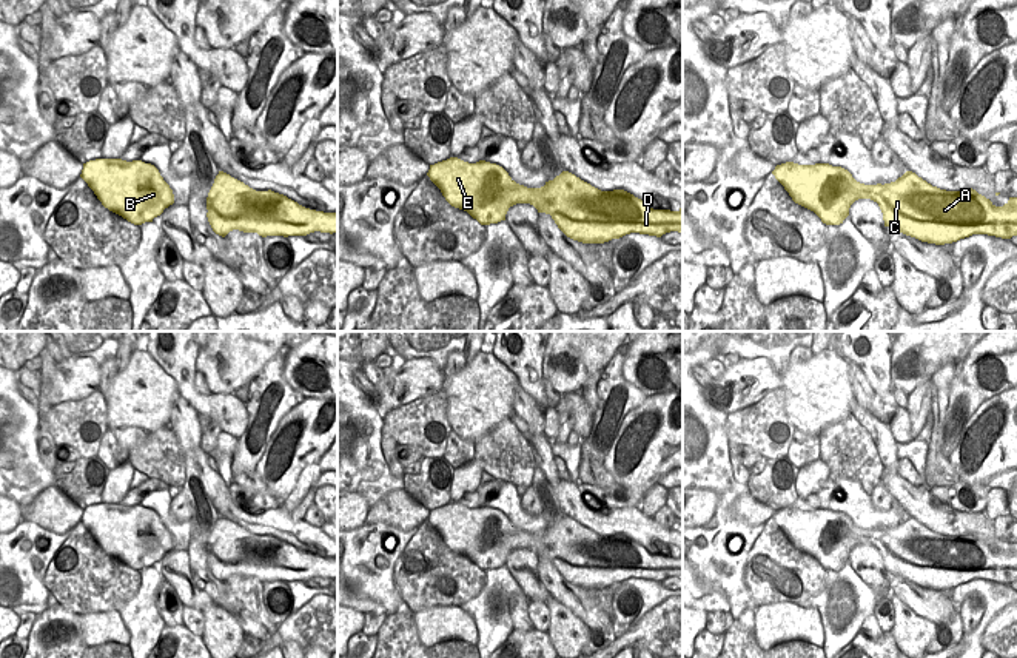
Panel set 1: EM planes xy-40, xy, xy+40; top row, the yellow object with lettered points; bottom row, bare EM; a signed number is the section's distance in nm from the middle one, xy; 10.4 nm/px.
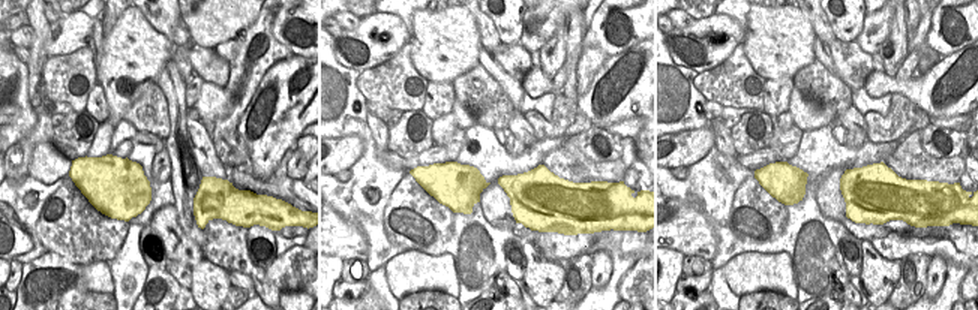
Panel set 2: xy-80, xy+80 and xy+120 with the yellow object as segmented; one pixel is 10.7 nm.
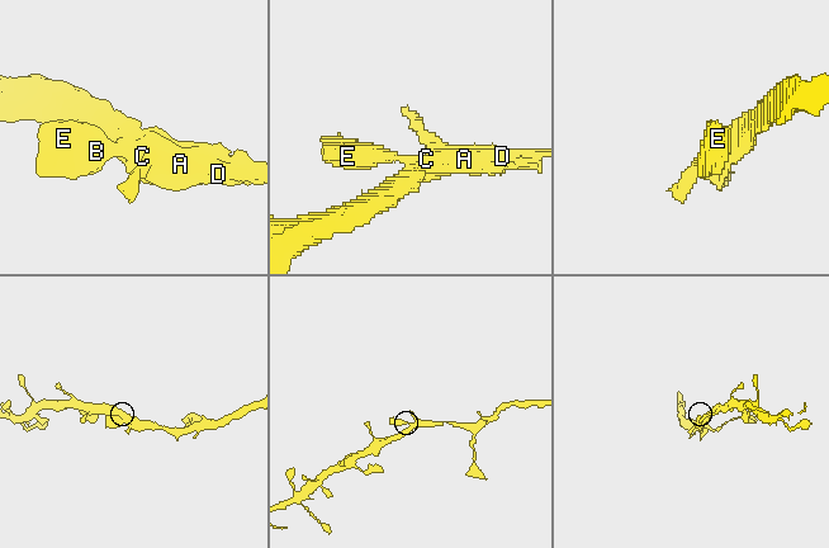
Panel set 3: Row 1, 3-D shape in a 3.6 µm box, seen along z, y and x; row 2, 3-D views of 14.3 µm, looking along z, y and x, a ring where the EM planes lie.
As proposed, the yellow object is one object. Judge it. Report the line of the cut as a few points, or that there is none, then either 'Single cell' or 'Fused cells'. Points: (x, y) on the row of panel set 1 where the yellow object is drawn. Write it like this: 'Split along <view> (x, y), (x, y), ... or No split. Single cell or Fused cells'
No split. Single cell

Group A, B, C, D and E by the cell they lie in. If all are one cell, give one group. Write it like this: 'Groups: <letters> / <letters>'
Groups: A B C D E

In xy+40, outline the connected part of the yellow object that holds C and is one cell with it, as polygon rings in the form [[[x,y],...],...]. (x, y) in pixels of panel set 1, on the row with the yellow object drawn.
[[[786,162],[772,171],[792,200],[814,211],[823,223],[840,225],[858,199],[878,203],[884,227],[921,242],[945,245],[972,234],[1017,236],[1017,197],[995,206],[975,190],[946,191],[912,171],[891,183],[864,185],[829,163]]]

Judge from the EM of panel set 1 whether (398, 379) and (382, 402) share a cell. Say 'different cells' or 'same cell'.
same cell

